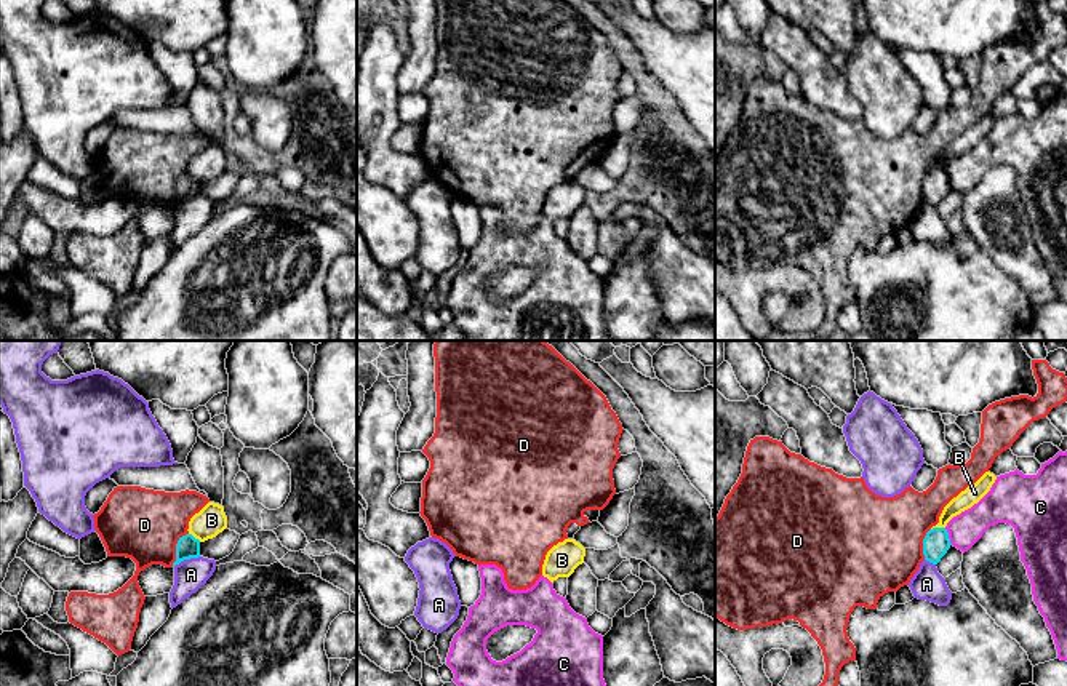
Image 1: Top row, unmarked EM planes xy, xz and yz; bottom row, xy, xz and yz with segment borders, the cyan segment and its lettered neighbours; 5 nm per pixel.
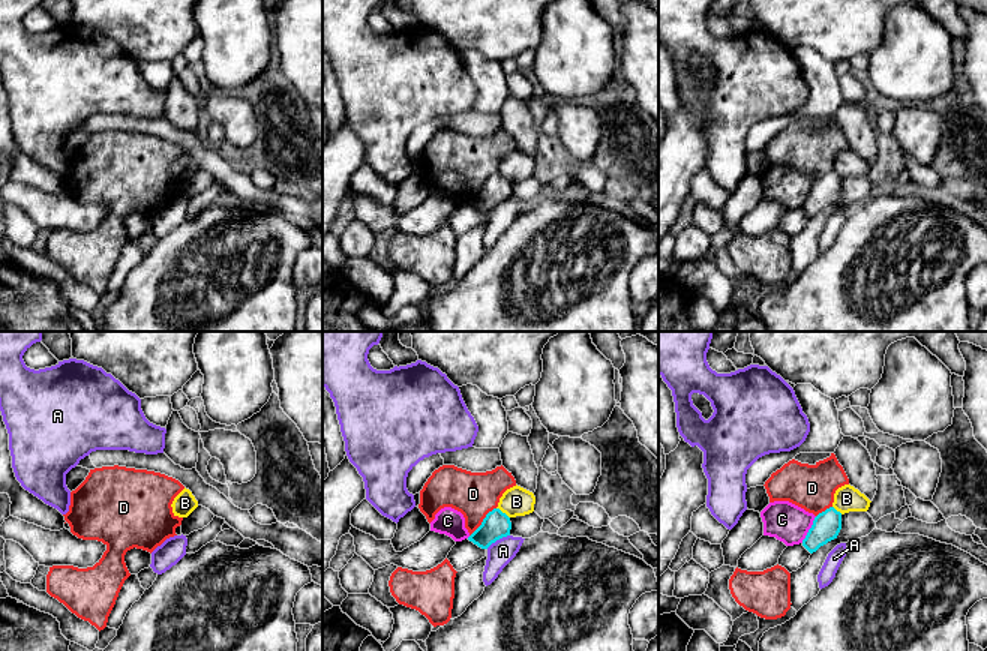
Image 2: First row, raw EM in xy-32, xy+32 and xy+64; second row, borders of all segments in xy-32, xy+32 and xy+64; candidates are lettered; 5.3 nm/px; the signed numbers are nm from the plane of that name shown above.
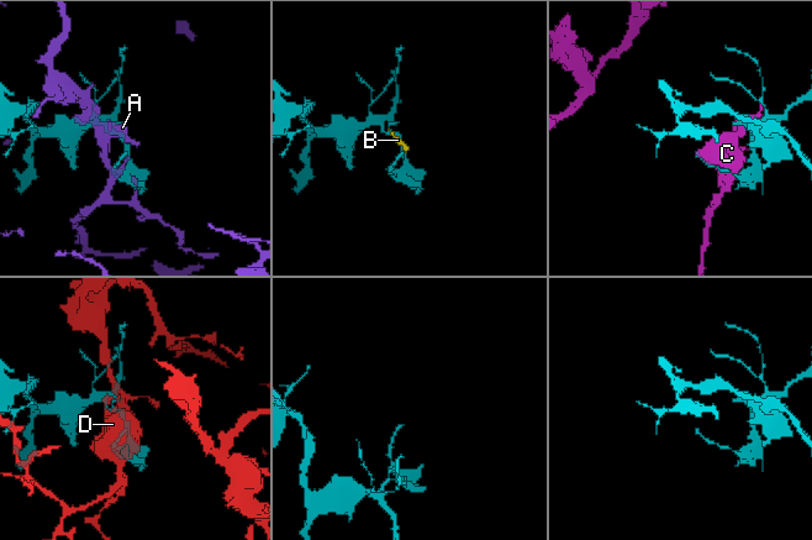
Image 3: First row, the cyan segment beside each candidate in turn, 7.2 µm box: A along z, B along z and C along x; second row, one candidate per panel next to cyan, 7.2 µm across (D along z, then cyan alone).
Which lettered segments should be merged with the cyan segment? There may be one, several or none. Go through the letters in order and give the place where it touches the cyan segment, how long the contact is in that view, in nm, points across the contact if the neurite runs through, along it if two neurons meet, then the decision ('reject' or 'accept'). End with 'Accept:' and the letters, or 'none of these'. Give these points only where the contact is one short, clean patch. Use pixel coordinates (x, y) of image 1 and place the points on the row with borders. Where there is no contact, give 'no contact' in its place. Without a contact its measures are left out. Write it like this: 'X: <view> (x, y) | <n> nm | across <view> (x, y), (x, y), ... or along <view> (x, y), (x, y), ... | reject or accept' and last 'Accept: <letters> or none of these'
A: xy (186, 558) | 150 nm | reject
B: yz (938, 528) | 70 nm | along yz (944, 526), (931, 530) | reject
C: yz (947, 536) | 100 nm | reject
D: xy (176, 549) | 190 nm | reject
Accept: none of these

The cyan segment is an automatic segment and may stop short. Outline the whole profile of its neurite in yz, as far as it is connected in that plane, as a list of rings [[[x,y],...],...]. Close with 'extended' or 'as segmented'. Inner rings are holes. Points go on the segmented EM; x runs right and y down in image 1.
[[[933,528],[926,532],[923,539],[923,555],[925,560],[937,564],[941,558],[947,553],[950,548],[950,539],[945,528]]]; as segmented

